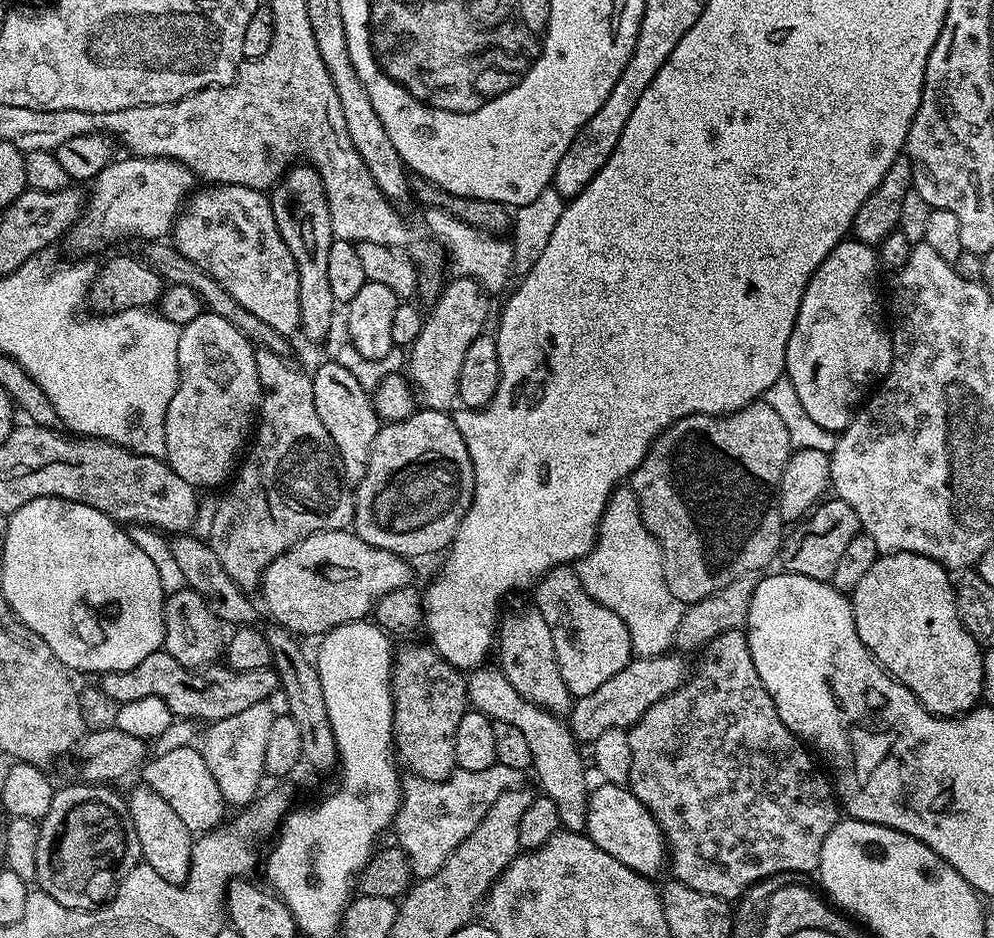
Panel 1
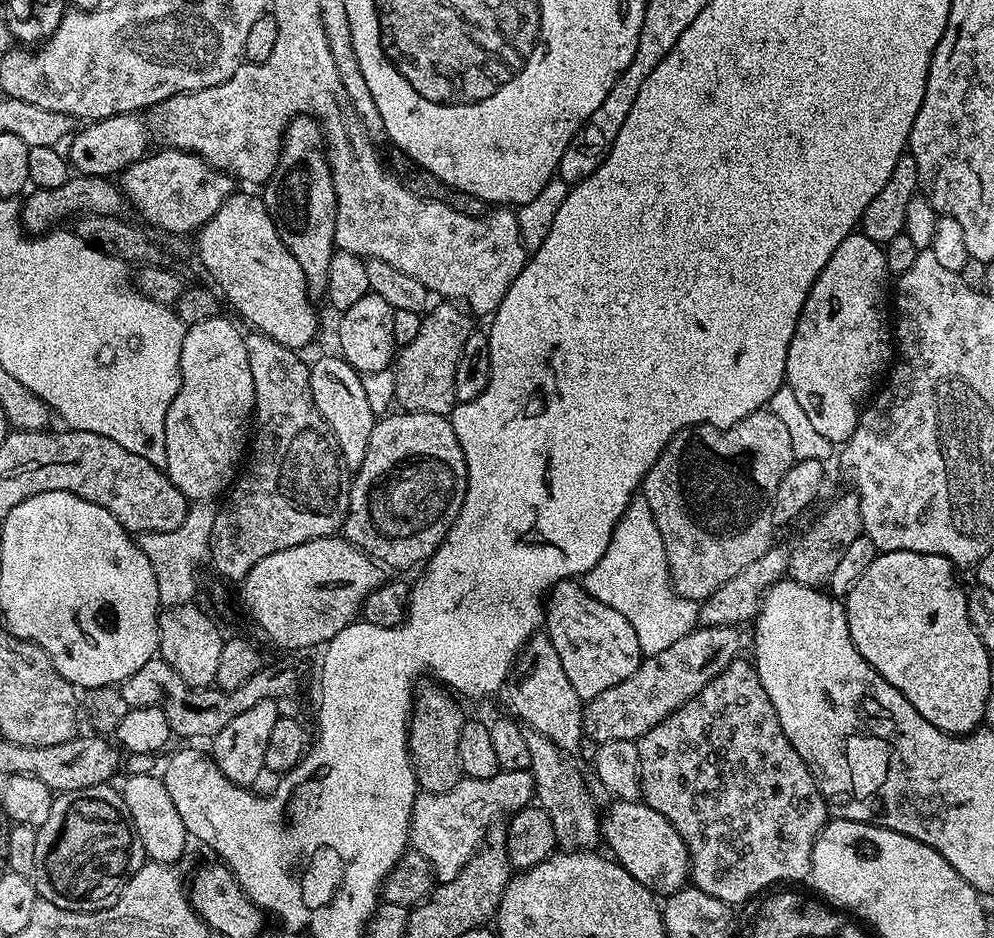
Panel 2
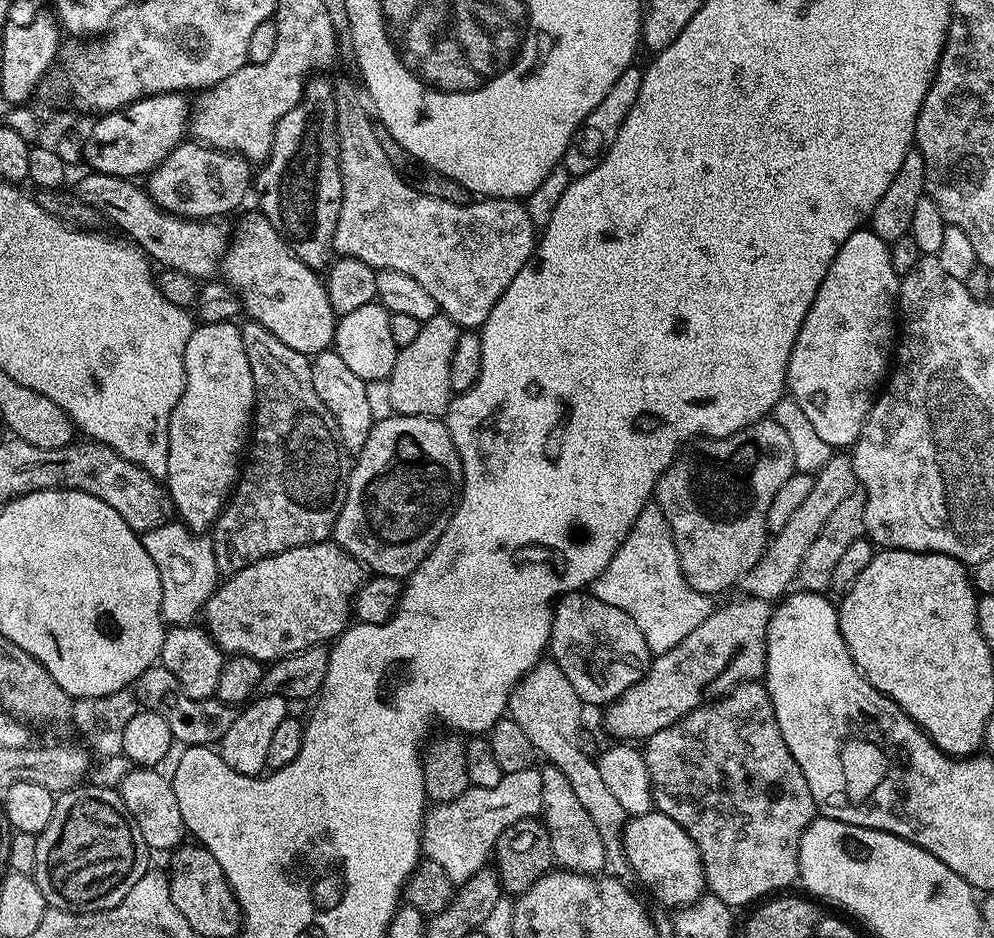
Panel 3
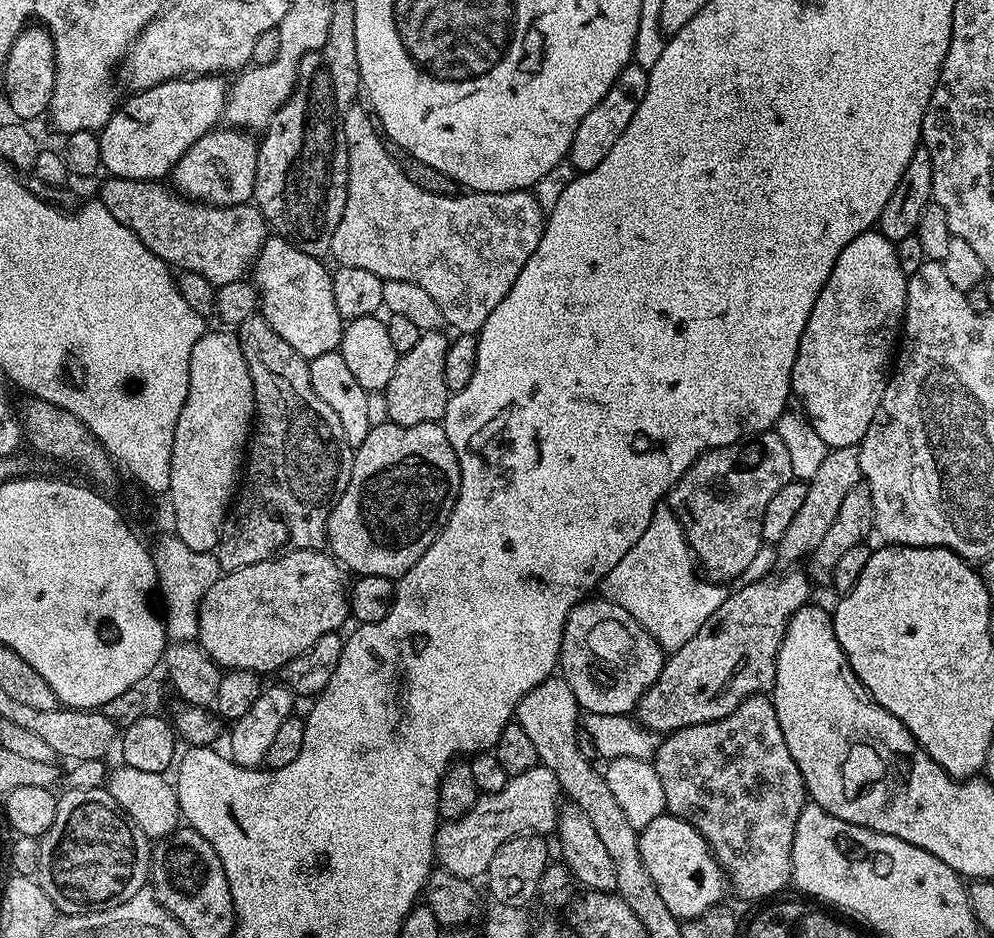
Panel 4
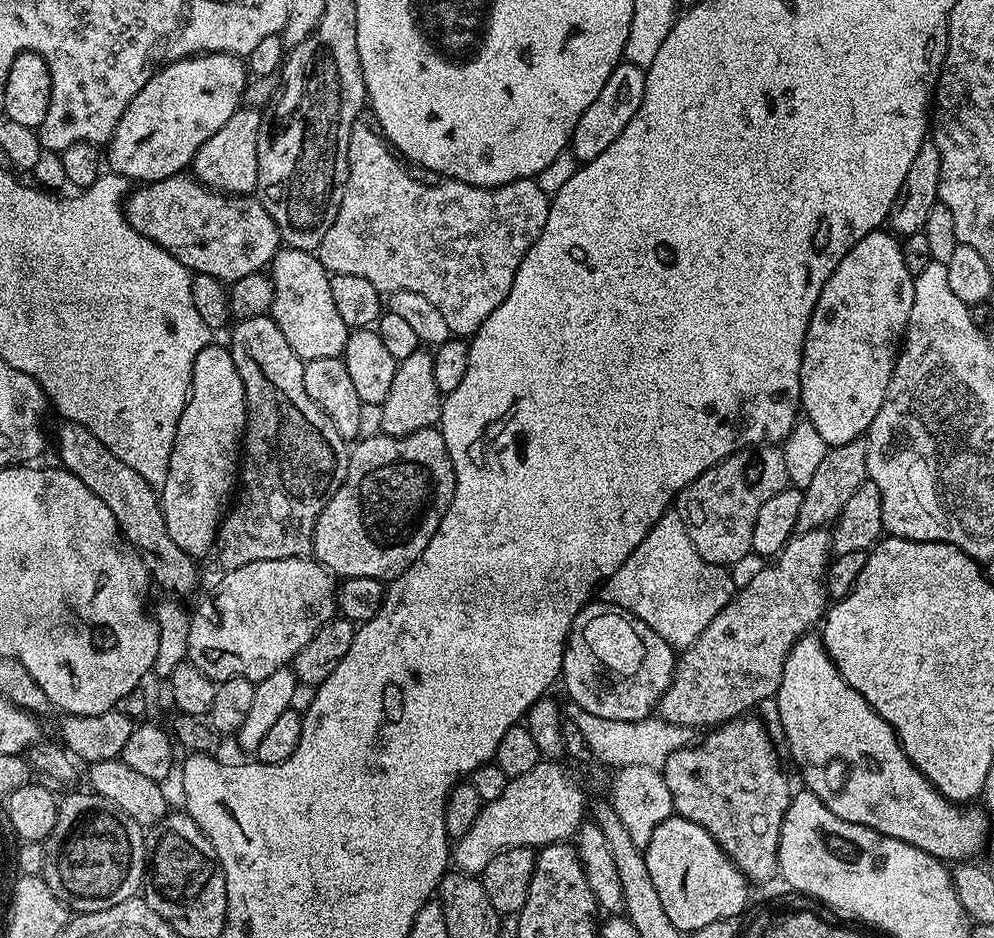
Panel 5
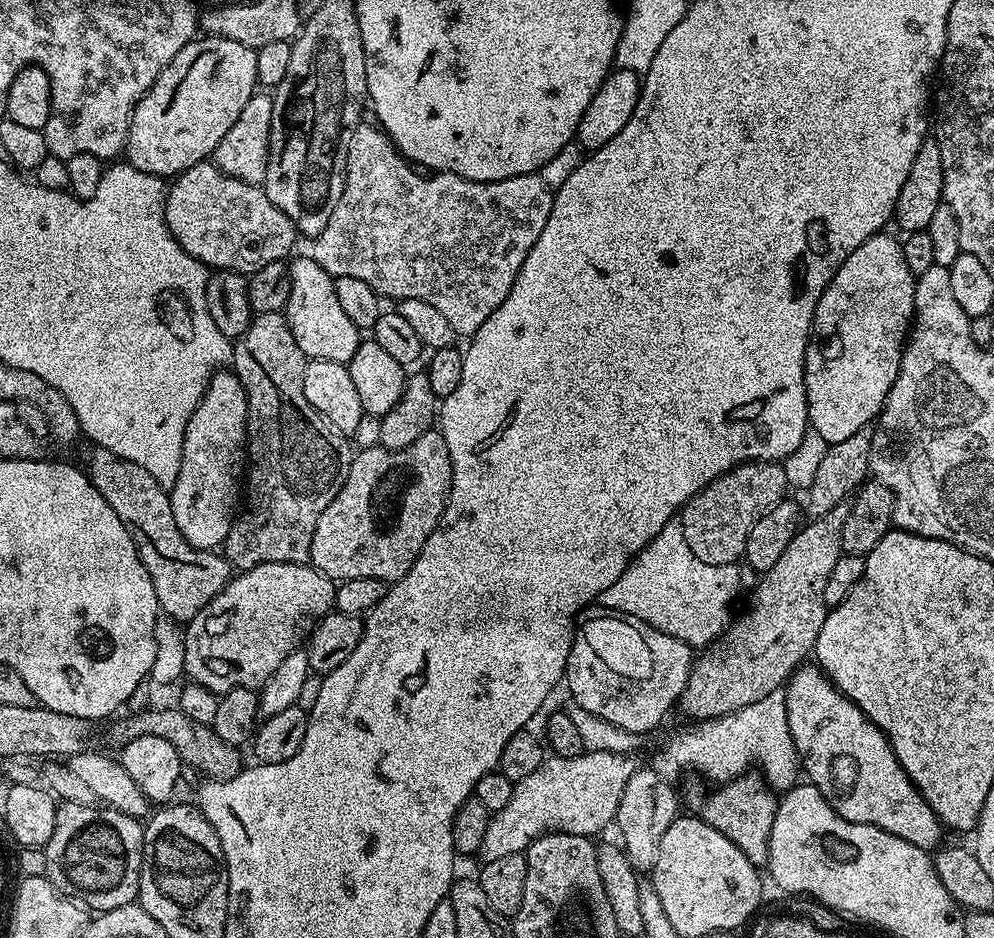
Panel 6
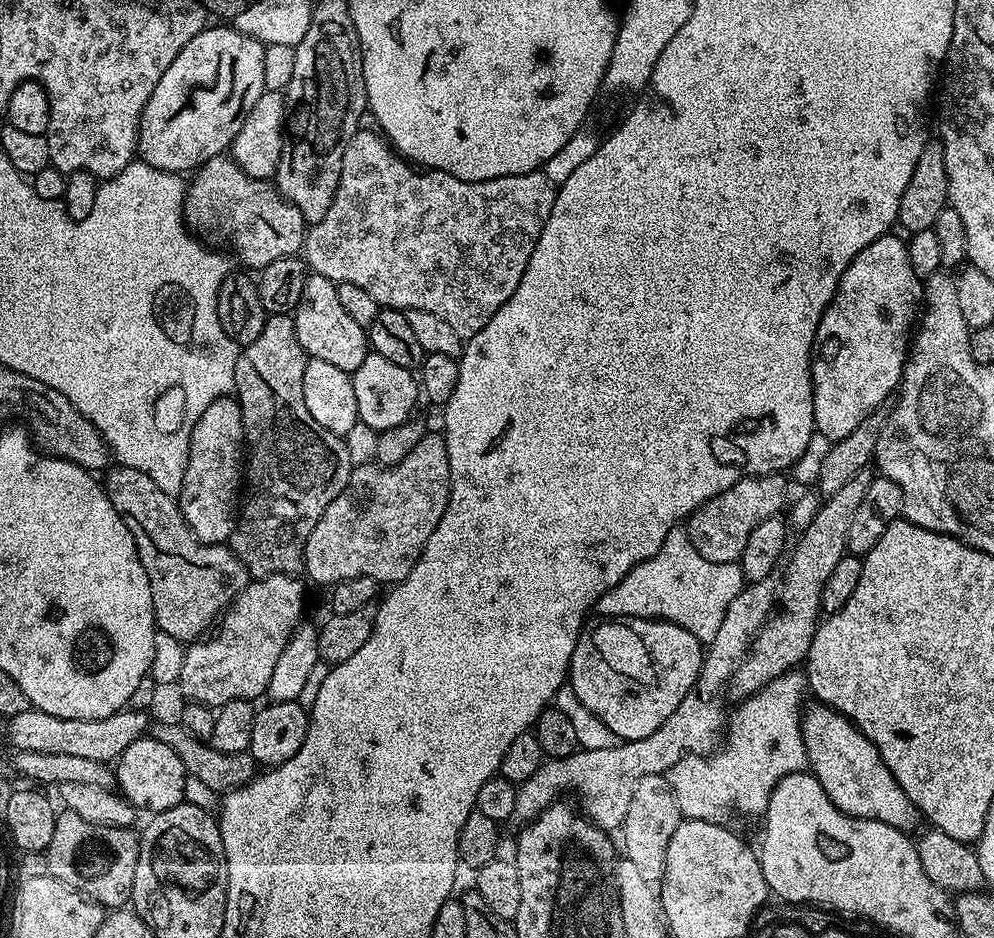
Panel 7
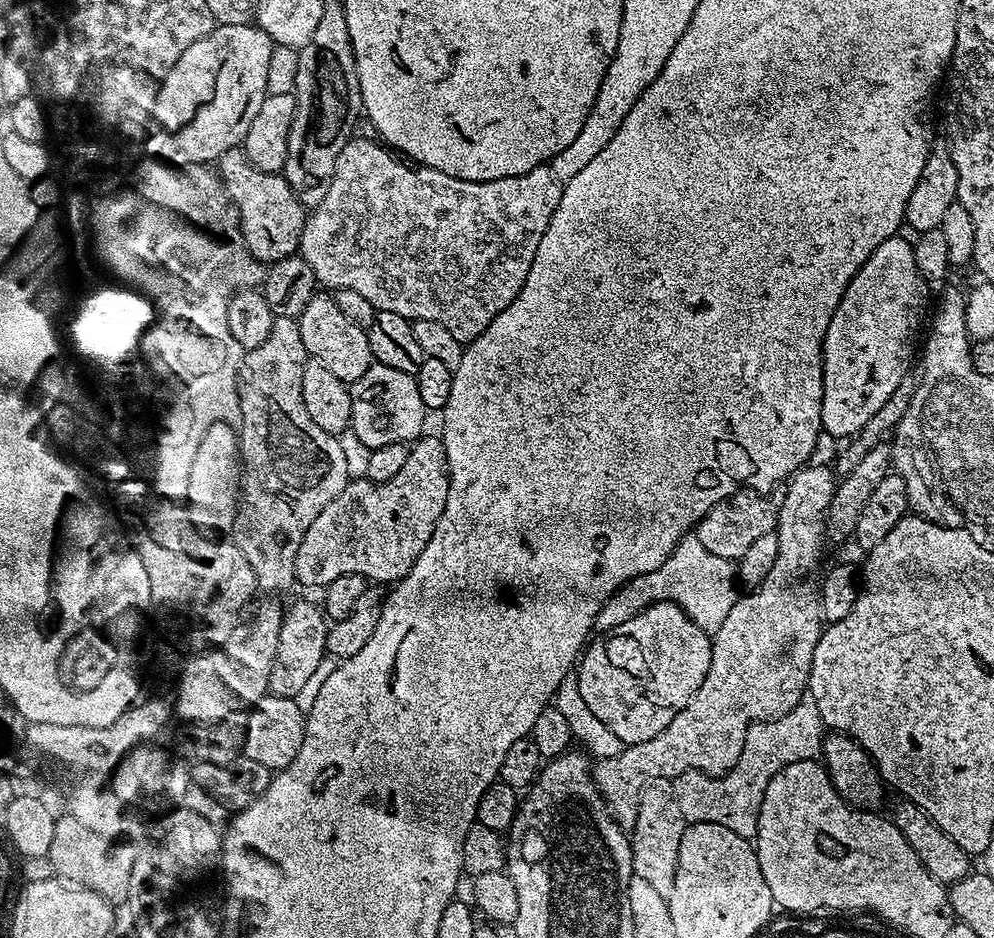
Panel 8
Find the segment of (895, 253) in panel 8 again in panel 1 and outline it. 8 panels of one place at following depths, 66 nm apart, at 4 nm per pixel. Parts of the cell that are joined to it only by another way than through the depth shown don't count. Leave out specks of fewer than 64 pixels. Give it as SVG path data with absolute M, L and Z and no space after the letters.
M855 238L841 240L838 246L834 246L834 250L830 250L830 254L826 254L822 266L818 266L818 270L814 270L814 274L806 286L806 294L802 294L798 318L794 322L794 330L790 334L790 342L786 346L786 362L784 367L788 380L794 382L794 390L798 390L798 402L802 402L802 407L806 409L806 414L810 414L810 418L814 422L818 422L818 426L823 426L825 430L830 430L837 434L847 428L848 423L851 422L853 416L856 415L861 407L862 401L887 376L892 365L892 357L894 355L892 351L892 333L889 321L886 319L885 301L884 304L880 301L880 275L882 275L880 258L877 249L873 245L864 244Z

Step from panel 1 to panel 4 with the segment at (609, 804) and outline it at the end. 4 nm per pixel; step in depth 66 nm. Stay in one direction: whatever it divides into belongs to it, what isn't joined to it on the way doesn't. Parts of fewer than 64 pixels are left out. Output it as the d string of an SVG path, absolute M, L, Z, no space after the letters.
M665 814L654 818L650 826L639 829L638 835L638 850L642 854L642 862L646 870L650 870L650 878L654 878L654 886L658 886L658 895L662 902L666 902L670 914L674 914L677 920L683 922L698 918L709 908L717 907L723 901L720 899L724 896L724 888L726 892L724 871L720 868L719 862L712 857L712 849L704 841L702 834L694 830L694 826L690 826L685 820L679 820L677 816Z

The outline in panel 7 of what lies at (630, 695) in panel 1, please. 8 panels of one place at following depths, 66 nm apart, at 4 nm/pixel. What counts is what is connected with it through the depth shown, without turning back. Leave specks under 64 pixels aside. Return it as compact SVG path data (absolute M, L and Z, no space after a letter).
M864 467L837 493L827 497L817 507L812 521L803 525L801 532L804 533L800 536L800 545L796 549L795 547L791 549L786 567L783 569L783 572L785 571L784 584L782 580L784 612L777 611L769 616L764 627L755 633L750 645L750 654L745 656L742 663L737 664L736 673L732 675L730 692L732 688L734 695L747 698L763 693L765 688L775 685L784 672L795 669L807 661L810 642L814 638L818 621L822 616L820 606L822 586L826 586L826 578L830 578L834 566L838 566L838 562L848 552L850 521L854 519L854 513L858 511L862 498L866 498L866 490L870 490L870 482L873 479L873 469Z

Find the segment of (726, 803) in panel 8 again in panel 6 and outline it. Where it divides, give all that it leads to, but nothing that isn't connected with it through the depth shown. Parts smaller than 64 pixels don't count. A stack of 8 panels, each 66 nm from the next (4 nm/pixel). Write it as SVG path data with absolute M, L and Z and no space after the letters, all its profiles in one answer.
M783 691L774 694L766 694L758 702L750 702L750 706L742 706L734 714L726 714L718 720L701 720L689 732L680 732L660 753L656 756L654 771L659 776L673 778L679 772L684 772L687 768L693 768L693 773L699 774L705 781L715 782L717 785L726 784L738 776L744 775L753 767L752 760L757 764L765 780L777 793L783 794L798 783L802 776L800 767L800 755L794 746L794 738L790 738L790 722L786 722L786 702Z

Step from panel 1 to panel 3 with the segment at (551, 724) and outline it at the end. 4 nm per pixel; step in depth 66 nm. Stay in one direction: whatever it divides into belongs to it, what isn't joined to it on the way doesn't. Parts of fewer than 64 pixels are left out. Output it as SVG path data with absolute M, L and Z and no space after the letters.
M551 766L540 768L542 774L542 819L550 834L552 859L567 872L581 872L584 876L594 876L605 871L606 850L602 850L602 837L594 827L590 814L574 794L566 774Z

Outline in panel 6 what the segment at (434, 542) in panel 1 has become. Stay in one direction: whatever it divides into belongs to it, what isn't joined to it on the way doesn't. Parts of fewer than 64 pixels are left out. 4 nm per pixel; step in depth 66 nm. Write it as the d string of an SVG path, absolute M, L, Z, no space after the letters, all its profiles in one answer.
M438 430L422 434L422 438L410 442L410 446L406 446L402 450L390 450L379 446L359 449L352 457L350 474L346 474L346 482L342 486L342 490L338 490L334 502L330 502L330 506L326 506L326 510L322 510L322 518L318 518L318 526L314 530L314 538L312 539L312 559L310 561L312 567L322 574L326 574L333 582L349 580L350 578L374 578L385 582L395 582L402 579L414 566L422 546L426 546L426 538L430 538L430 534L438 526L438 522L444 513L444 507L448 504L448 495L451 489L452 463L450 462L450 450L446 450L446 438Z

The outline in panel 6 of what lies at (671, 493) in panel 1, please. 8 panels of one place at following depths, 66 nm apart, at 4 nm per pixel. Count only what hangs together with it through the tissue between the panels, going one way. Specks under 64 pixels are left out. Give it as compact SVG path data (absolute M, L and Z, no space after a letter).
M752 460L731 468L682 505L678 519L684 527L686 542L690 542L690 550L707 564L737 563L746 550L746 538L750 538L754 522L772 505L785 499L788 491L783 463Z

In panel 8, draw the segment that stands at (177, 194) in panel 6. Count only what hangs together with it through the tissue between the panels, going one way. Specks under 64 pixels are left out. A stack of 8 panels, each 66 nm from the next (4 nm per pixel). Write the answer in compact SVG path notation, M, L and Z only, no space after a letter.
M243 147L231 148L222 154L218 161L218 171L224 187L240 218L240 233L244 235L244 244L248 253L261 262L281 260L295 256L300 250L300 239L306 219L306 209L300 203L294 190L279 172L260 170L250 162Z

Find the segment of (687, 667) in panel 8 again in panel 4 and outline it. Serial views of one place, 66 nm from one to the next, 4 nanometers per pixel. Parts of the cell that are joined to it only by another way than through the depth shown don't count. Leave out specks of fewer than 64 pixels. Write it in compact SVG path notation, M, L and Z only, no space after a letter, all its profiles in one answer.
M585 598L573 606L565 620L558 668L585 713L627 716L642 694L654 686L665 659L659 642L634 622L622 606L614 606L614 602L603 598Z

